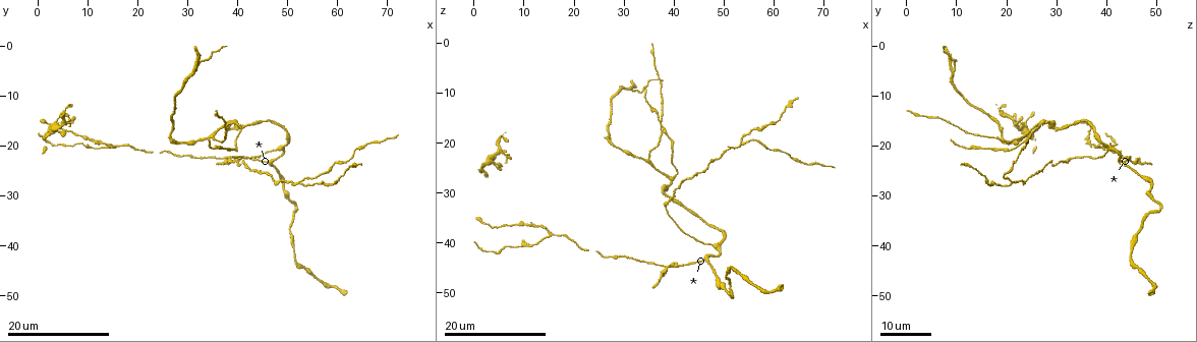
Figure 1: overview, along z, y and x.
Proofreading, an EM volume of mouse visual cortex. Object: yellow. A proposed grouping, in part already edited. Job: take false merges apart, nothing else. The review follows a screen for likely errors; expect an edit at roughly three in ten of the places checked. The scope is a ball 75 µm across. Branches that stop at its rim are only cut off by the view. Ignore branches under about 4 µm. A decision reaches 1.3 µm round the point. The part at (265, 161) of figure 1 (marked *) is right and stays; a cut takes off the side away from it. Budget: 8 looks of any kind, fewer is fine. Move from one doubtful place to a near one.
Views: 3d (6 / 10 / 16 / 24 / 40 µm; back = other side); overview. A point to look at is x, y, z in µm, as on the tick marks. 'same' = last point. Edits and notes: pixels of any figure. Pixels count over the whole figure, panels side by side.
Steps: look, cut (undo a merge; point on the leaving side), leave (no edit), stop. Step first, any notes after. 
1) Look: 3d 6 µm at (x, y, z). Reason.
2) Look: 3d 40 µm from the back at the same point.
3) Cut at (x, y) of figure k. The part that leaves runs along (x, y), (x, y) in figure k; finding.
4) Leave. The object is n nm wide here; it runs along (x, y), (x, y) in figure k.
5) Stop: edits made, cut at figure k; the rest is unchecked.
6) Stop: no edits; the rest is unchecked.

Look: 3d 16 µm at (34.5, 18.0, 23.5). Branch point.

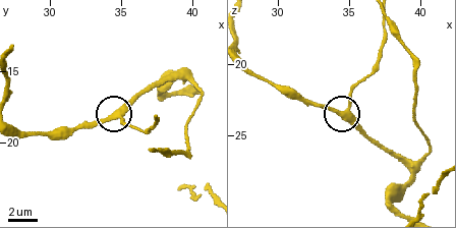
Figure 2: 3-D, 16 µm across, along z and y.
Look: 3d 10 µm at (34.8, 18.0, 23.4).

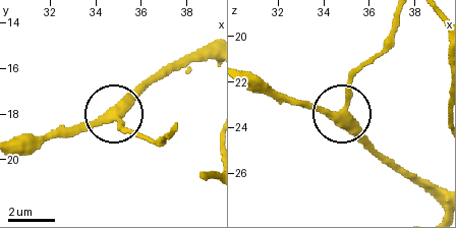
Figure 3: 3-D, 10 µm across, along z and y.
Leave. 3 arms meet here; it runs along (438, 202), (397, 172), (345, 120), (350, 69) in figure 3; one neuron here.

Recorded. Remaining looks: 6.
Look: 3d 16 µm at (39.5, 15.0, 27.0). Branch point.

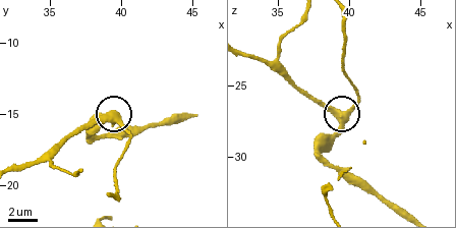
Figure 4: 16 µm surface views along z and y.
Look: 3d 10 µm at (39.2, 15.2, 27.0). Zoom in.

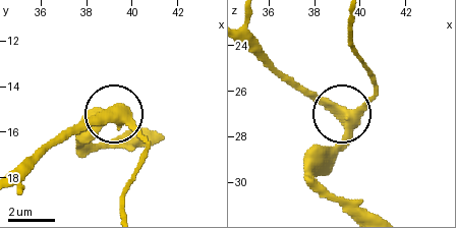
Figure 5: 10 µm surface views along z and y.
Leave. The side arm is 24 µm long; continuous, no second neuron.

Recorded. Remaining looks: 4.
Look: 3d 16 µm at (48.0, 20.5, 40.0).

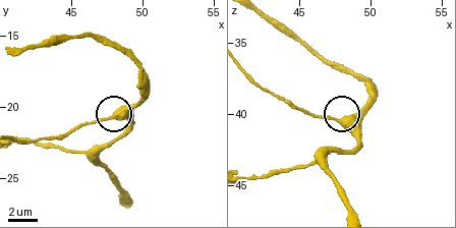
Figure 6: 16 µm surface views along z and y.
Look: 3d 6 µm at (48.0, 20.6, 40.4).

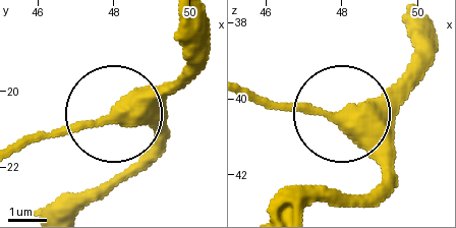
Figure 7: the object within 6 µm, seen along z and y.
Leave. One neuron here.

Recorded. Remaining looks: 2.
Look: 3d 16 µm at (51.5, 32.0, 51.0). Sharp bend.

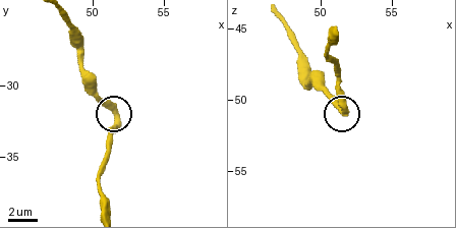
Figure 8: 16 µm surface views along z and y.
Look: 3d 10 µm at the same point.

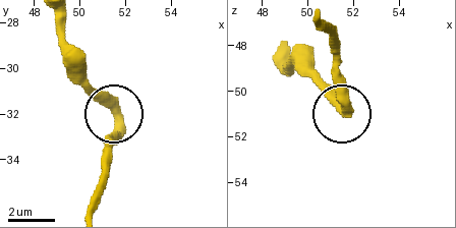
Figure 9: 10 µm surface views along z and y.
Leave. It runs along (285, 57), (341, 111), (338, 70) in figure 9; continuous, no second neuron.

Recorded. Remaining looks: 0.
Stop: no edits; the rest is unchecked.

